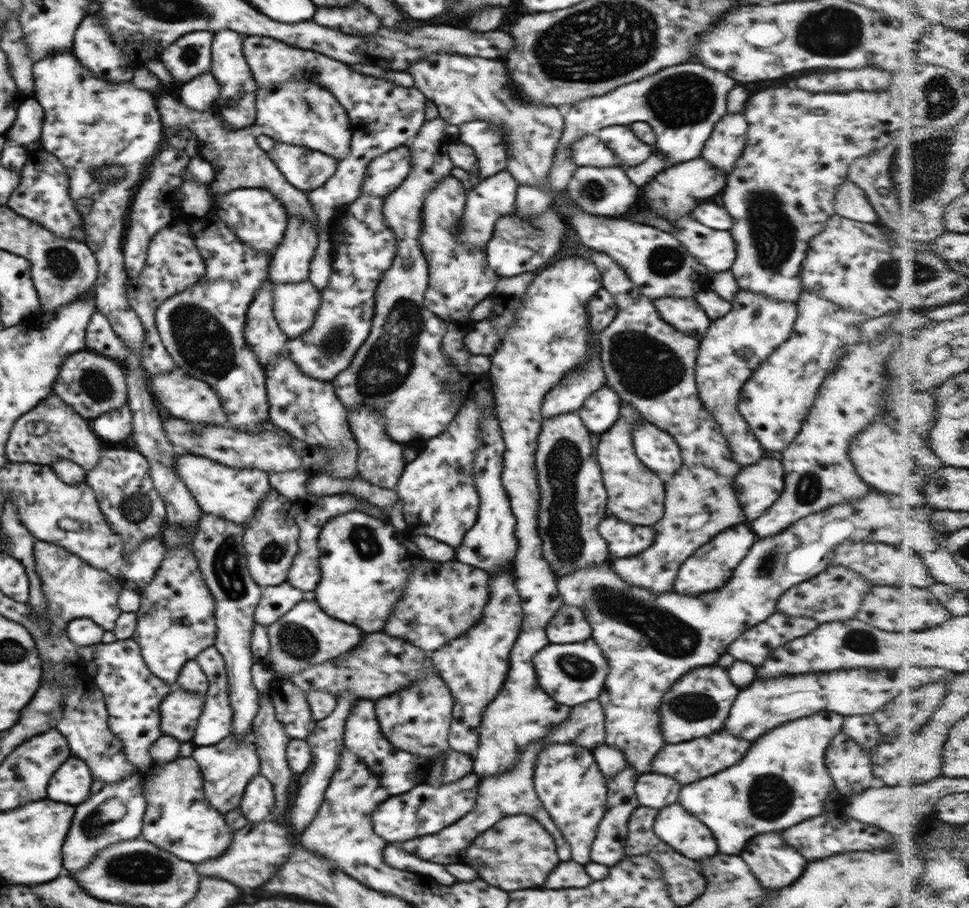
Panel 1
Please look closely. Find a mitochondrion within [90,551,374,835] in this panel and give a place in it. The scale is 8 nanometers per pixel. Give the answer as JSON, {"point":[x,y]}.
{"point":[296,640]}

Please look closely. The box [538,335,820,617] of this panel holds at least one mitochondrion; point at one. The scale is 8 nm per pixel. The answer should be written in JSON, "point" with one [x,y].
{"point":[765,565]}

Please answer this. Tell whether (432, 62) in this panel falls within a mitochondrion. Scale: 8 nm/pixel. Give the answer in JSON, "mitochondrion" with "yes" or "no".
{"mitochondrion":"no"}

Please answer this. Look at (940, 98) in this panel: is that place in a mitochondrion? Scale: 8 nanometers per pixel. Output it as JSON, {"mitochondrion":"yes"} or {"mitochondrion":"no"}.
{"mitochondrion":"yes"}

